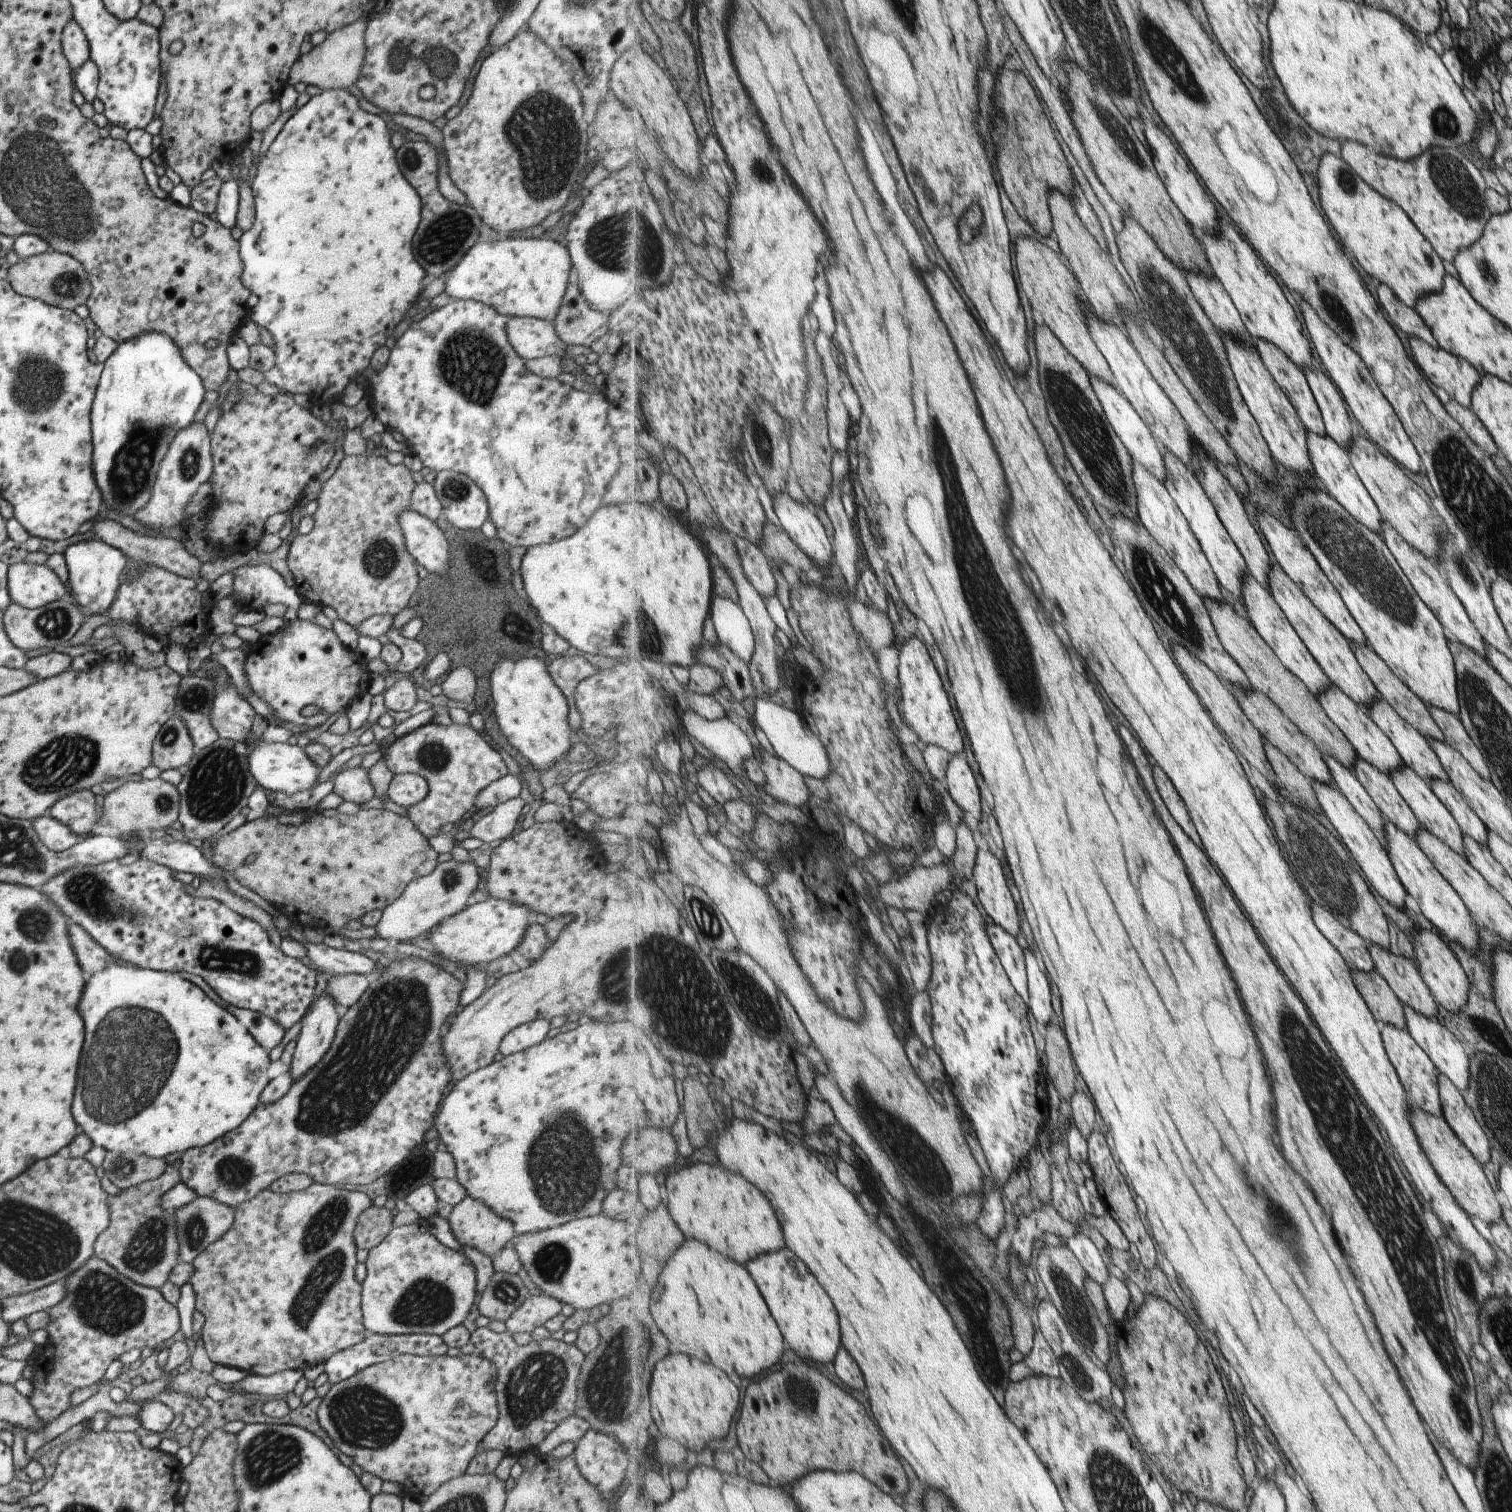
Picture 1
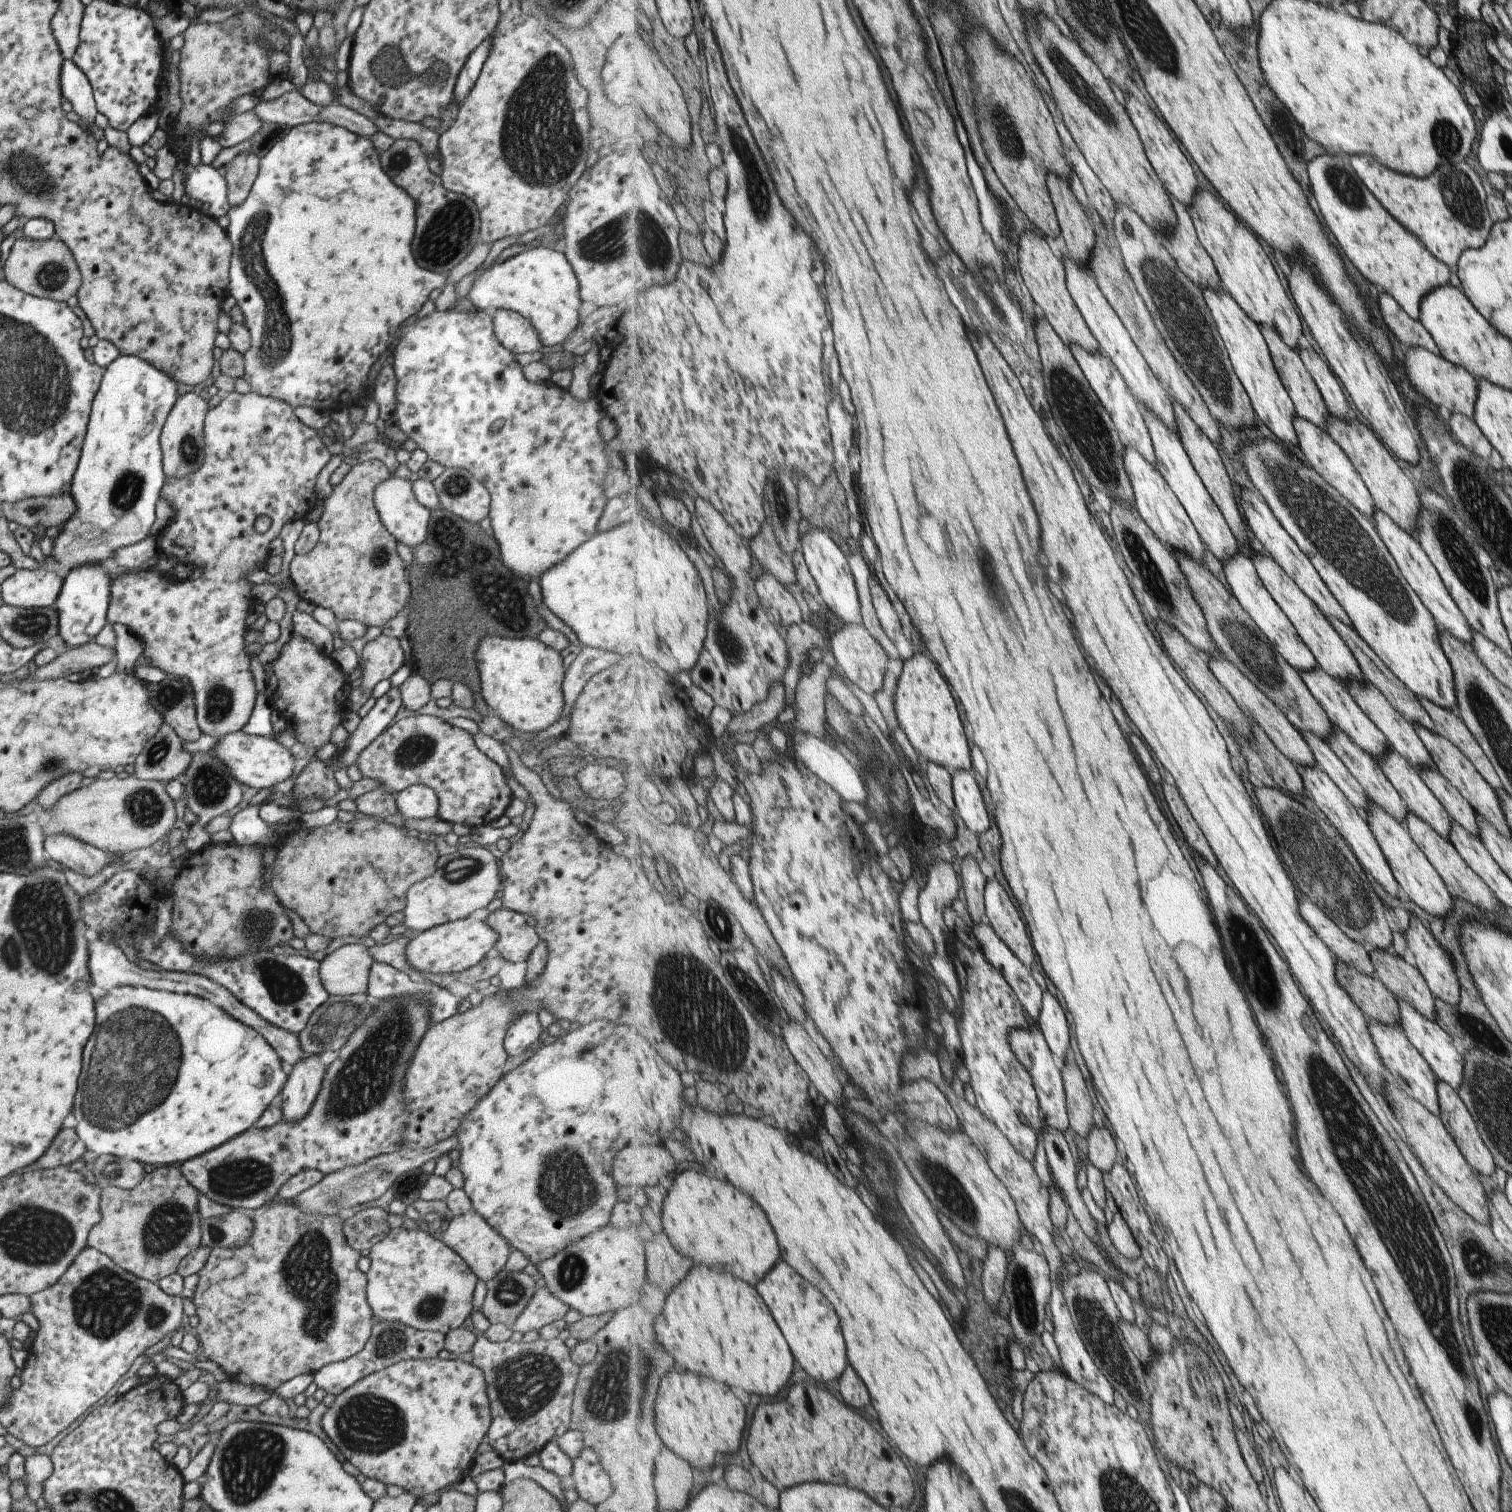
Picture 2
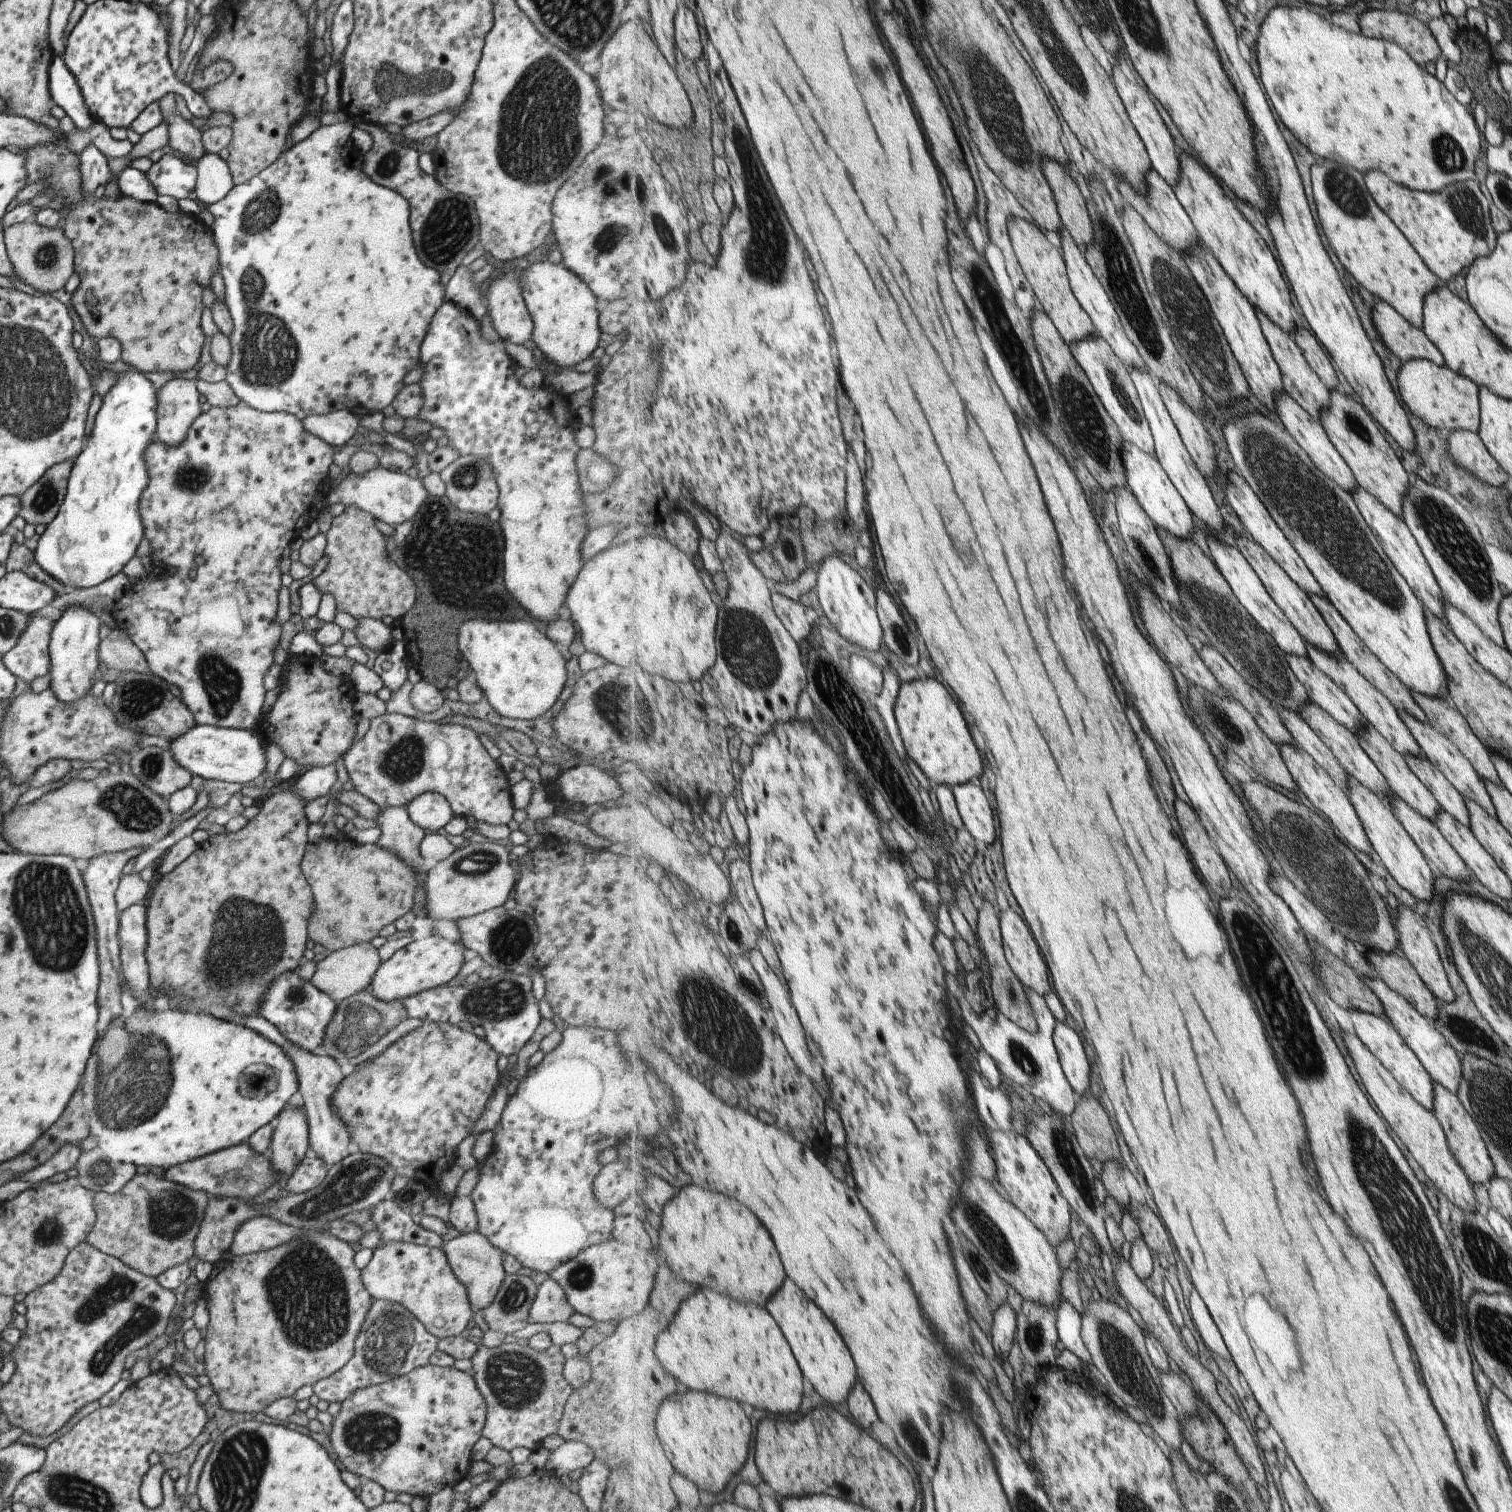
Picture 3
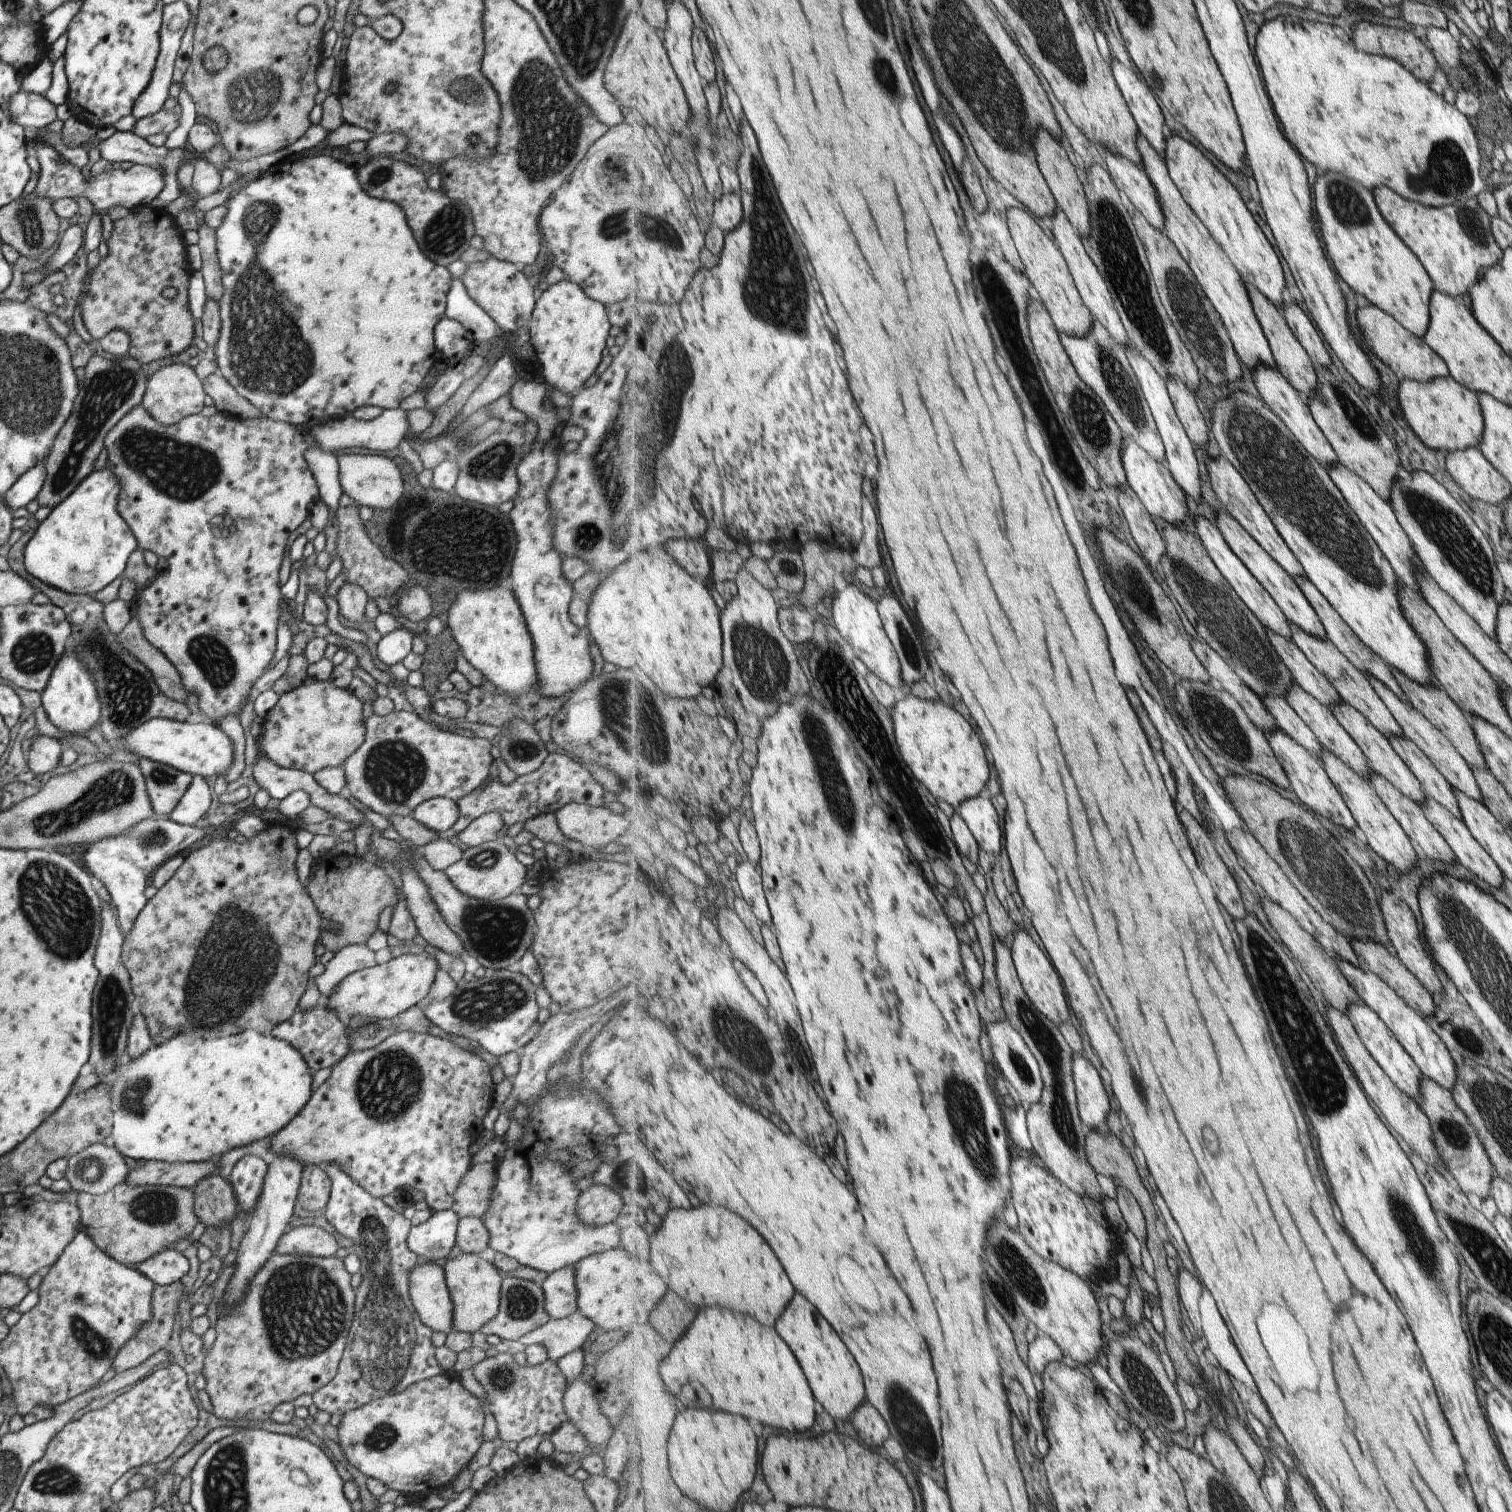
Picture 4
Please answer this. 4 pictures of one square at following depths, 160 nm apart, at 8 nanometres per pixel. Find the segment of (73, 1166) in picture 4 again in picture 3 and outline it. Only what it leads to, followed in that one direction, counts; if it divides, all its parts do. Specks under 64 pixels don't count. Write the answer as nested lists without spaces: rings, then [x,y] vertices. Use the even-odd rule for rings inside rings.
[[[96,1147],[80,1152],[74,1167],[77,1182],[83,1188],[106,1194],[114,1194],[123,1188],[136,1172],[135,1165],[108,1160]]]

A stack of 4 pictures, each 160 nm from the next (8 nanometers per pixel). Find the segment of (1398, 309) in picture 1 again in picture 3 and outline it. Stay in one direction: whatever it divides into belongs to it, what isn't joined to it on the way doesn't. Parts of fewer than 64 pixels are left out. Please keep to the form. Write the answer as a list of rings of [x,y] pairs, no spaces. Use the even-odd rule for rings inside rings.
[[[1379,301],[1373,306],[1371,322],[1377,336],[1385,342],[1401,363],[1413,358],[1432,361],[1436,366],[1444,366],[1440,350],[1429,342],[1423,330],[1409,324],[1399,312],[1387,302]]]

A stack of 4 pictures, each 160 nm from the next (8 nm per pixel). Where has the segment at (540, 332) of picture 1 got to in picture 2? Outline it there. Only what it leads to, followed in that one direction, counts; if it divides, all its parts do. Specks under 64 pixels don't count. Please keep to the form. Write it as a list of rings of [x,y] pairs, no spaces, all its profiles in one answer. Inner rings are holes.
[[[497,309],[490,315],[497,342],[511,354],[535,352],[542,347],[532,324],[517,312]]]

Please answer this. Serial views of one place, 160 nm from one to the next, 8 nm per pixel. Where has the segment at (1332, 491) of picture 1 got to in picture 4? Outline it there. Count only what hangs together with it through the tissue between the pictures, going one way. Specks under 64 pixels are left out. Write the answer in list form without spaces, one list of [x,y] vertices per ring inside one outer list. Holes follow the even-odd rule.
[[[1258,364],[1251,370],[1251,373],[1261,398],[1269,405],[1269,408],[1272,408],[1277,413],[1277,416],[1281,417],[1281,420],[1285,421],[1285,424],[1291,429],[1299,444],[1322,466],[1328,467],[1337,463],[1338,458],[1333,452],[1327,437],[1316,424],[1306,398],[1298,393],[1296,388],[1293,388],[1293,385],[1285,378],[1285,375],[1278,367]]]

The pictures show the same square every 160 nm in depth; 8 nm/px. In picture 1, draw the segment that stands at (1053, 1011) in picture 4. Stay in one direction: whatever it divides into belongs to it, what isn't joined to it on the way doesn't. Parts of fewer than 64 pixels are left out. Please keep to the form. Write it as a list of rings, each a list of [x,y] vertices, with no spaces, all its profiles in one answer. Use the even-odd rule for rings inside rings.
[[[979,850],[974,870],[978,900],[986,913],[1014,937],[1021,934],[1021,920],[1011,896],[1003,866],[996,854]]]

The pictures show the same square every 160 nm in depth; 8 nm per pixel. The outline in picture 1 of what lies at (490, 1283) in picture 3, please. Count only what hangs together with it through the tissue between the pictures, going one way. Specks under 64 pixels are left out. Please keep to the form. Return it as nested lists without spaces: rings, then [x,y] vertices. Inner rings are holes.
[[[466,1196],[452,1206],[447,1222],[457,1242],[494,1257],[513,1238],[513,1225],[489,1207]]]

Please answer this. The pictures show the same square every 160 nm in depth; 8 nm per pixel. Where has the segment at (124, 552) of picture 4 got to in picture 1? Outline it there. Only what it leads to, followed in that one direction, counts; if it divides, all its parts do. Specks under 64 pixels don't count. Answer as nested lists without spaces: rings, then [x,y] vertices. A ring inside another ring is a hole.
[[[141,333],[115,347],[102,362],[89,413],[92,473],[102,500],[101,510],[107,508],[133,517],[144,506],[150,499],[154,477],[169,441],[181,427],[193,422],[193,414],[205,391],[197,373],[182,359],[180,349],[164,334]]]

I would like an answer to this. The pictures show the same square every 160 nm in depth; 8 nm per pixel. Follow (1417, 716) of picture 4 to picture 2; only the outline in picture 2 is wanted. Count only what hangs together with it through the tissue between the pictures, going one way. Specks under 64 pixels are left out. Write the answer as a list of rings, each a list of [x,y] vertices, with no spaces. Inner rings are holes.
[[[1413,724],[1412,726],[1415,727],[1417,736],[1419,736],[1420,740],[1425,744],[1425,748],[1427,748],[1427,751],[1432,757],[1432,761],[1439,771],[1439,774],[1459,791],[1459,794],[1469,803],[1469,806],[1471,806],[1476,815],[1488,820],[1489,824],[1493,825],[1493,828],[1498,829],[1499,832],[1506,837],[1511,837],[1509,827],[1505,822],[1505,817],[1497,801],[1495,791],[1483,780],[1483,777],[1475,770],[1475,767],[1467,760],[1467,757],[1446,738],[1439,736],[1433,731],[1427,730],[1420,724]]]

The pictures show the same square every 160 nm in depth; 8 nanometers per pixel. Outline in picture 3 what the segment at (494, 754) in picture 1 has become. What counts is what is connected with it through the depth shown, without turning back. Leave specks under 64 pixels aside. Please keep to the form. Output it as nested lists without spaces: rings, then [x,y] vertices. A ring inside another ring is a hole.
[[[384,713],[370,720],[369,730],[345,752],[343,765],[353,789],[379,807],[405,807],[415,796],[431,792],[447,800],[453,817],[472,816],[493,826],[512,819],[506,773],[487,754],[475,732],[464,726]]]

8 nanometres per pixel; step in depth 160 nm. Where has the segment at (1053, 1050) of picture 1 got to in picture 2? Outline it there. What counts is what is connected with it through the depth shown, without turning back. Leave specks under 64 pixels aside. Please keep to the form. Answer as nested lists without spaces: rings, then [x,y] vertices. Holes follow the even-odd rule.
[[[1068,1058],[1062,1073],[1068,1100],[1070,1129],[1087,1140],[1096,1127],[1095,1106],[1087,1080],[1072,1058]]]

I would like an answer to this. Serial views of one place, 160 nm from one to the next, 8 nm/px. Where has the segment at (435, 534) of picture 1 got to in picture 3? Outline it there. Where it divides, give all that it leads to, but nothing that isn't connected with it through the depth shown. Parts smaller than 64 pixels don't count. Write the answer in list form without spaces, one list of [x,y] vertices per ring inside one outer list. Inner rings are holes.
[[[378,465],[377,468],[367,470],[365,474],[357,476],[357,474],[351,473],[347,474],[345,478],[341,478],[341,482],[326,494],[325,503],[331,505],[341,502],[343,507],[349,506],[349,504],[357,506],[359,510],[365,510],[371,514],[375,520],[396,527],[406,520],[411,518],[413,520],[427,496],[421,479],[411,478],[405,473],[398,473]]]

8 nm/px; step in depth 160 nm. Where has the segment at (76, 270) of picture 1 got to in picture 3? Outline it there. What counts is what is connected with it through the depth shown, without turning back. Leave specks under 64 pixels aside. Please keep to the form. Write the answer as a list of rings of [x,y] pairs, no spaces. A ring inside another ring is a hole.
[[[32,220],[11,224],[9,228],[3,230],[3,243],[17,280],[44,295],[50,295],[51,292],[64,288],[74,266],[72,246],[63,236],[61,225],[55,228],[43,228]]]

